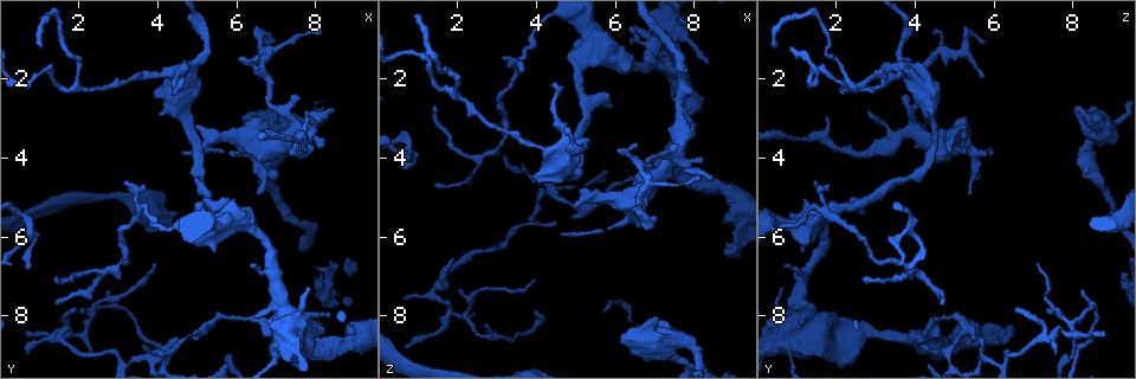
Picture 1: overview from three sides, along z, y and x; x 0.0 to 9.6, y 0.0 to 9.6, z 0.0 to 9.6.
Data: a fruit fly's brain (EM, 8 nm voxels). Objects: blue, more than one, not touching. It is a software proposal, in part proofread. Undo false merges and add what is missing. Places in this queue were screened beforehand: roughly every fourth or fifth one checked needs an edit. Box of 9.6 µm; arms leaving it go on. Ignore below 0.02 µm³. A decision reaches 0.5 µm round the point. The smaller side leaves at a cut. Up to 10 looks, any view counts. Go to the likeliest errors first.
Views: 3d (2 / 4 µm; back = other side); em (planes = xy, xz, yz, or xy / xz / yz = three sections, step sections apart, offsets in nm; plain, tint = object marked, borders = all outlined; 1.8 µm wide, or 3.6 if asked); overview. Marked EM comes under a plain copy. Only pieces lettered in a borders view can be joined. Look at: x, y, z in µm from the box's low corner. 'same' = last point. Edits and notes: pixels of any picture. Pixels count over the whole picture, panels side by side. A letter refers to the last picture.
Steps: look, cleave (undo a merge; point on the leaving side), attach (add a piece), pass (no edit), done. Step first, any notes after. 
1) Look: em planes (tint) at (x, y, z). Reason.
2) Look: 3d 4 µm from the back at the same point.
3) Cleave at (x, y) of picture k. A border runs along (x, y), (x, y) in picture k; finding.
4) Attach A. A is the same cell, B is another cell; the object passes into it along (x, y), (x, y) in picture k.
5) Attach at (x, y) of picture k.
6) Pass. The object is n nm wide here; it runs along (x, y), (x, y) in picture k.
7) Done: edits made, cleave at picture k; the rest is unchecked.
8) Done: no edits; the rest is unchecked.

Look: em planes (tint) at (1.40, 8.40, 7.45). Three-way junction.

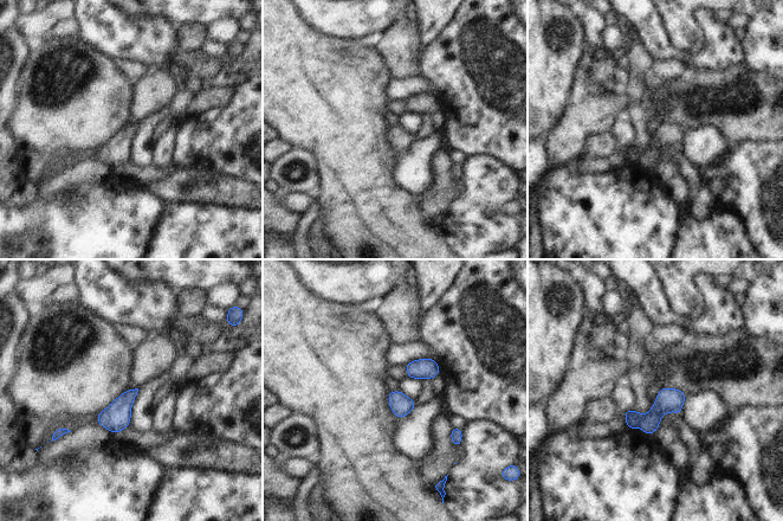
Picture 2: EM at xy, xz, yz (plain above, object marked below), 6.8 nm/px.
Look: em planes (borders) at the same point. See the neighbours.

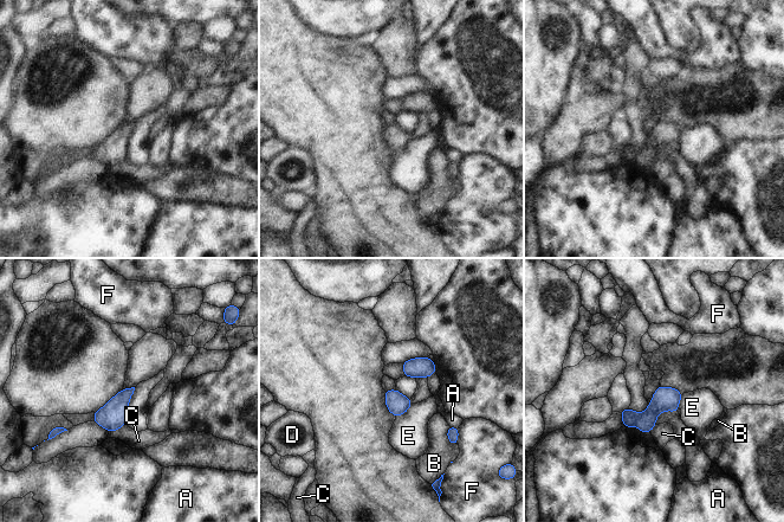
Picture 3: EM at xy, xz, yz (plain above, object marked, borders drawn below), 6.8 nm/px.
Cleave at (665, 398) of picture 3. The object is 150 nm wide here; the longest contact is with B, 150 nm; A, B, C, D, E and F are other cells; two cells meet here.

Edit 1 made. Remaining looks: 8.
Look: 3d 2 µm from the back at (8.85, 8.25, 6.45). Branch stops here.

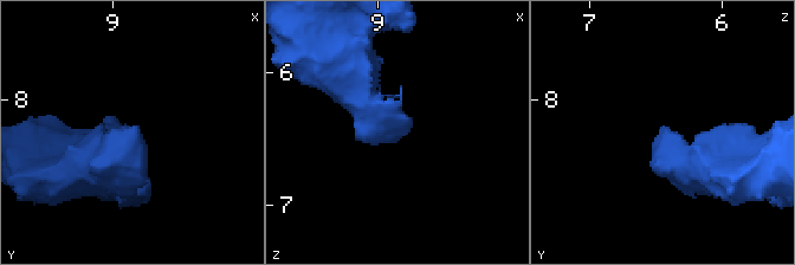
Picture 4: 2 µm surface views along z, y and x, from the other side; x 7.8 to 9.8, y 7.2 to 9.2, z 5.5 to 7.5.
Look: em planes (borders) at (8.82, 8.24, 6.48). Now the EM.

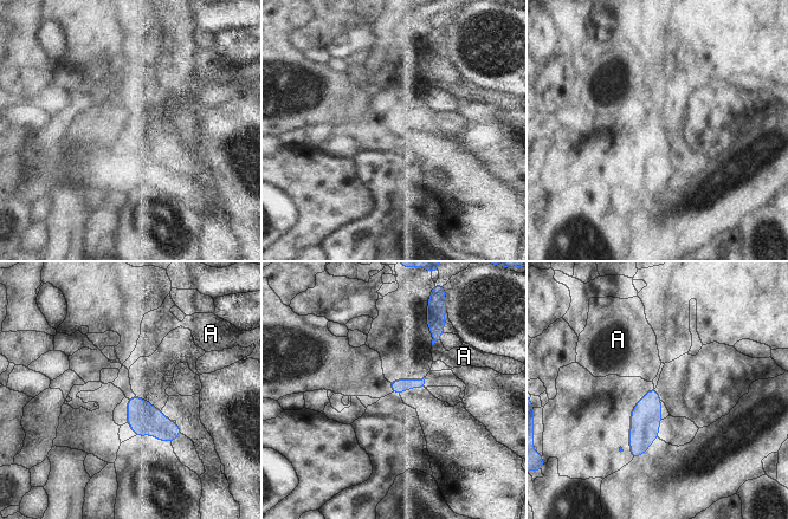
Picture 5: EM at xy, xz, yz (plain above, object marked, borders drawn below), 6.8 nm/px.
Pass. A is another cell; a border runs along (439, 338), (432, 345) in picture 5; none of them fits.

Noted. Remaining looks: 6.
Look: 3d 2 µm at (4.80, 8.40, 5.20). Narrows sharply.

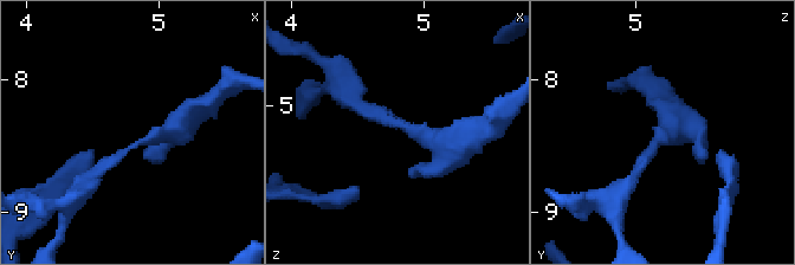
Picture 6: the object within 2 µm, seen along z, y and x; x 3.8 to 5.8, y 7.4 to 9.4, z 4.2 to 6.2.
Look: em planes (borders) at (4.82, 8.46, 5.14).

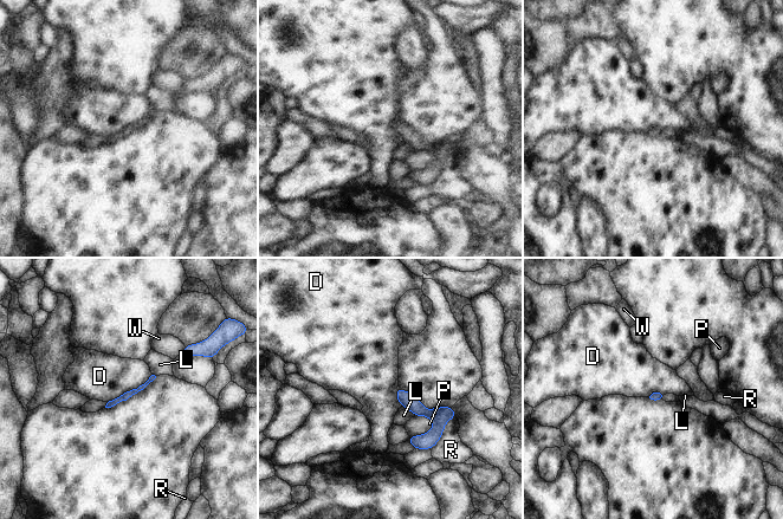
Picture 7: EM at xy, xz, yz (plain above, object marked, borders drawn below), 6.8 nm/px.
Pass. D, L, P, R and W are other cells; it runs along (399, 391), (435, 420), (428, 446) in picture 7; all the same cell.

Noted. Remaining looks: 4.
Look: 3d 4 µm at (7.60, 3.80, 1.95). Sudden change in width.

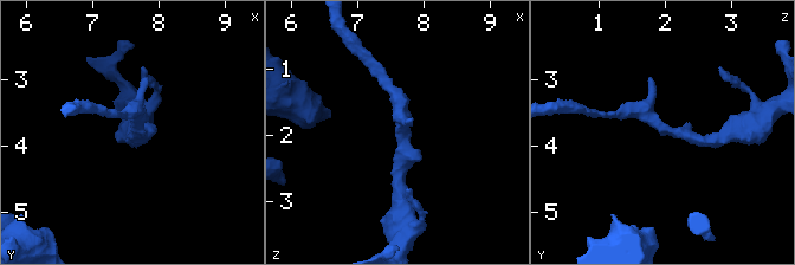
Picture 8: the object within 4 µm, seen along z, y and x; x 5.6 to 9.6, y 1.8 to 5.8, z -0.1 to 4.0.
Look: em xy step 8 (tint) at (7.65, 3.80, 2.00). Need the tissue.

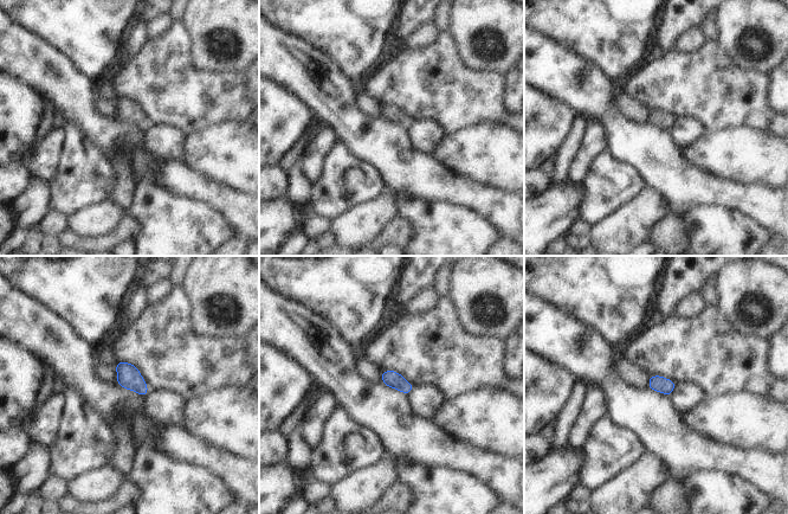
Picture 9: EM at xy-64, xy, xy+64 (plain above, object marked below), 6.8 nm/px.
Look: em yz step 16 (borders) at the same point. Cut it another way.

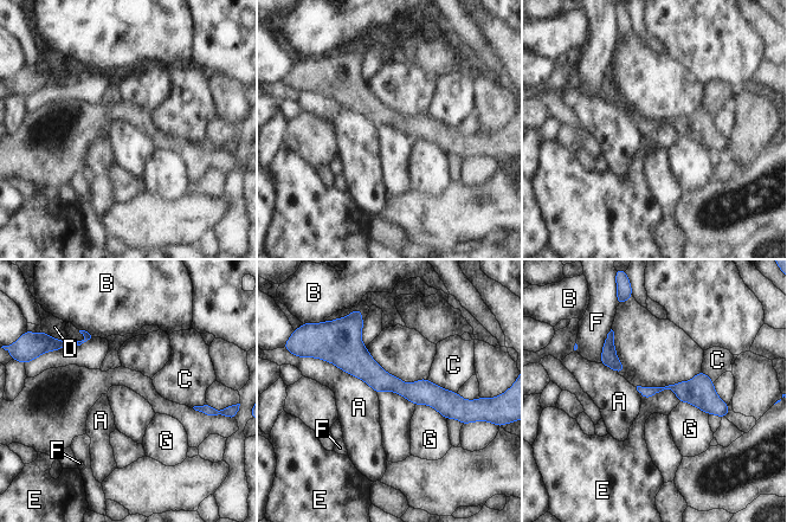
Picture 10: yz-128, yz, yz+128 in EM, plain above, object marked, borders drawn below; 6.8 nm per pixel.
Pass. A, B, C, D, E, F and G are other cells; it runs along (329, 355), (350, 355), (457, 413) in picture 10; continuous, no second cell.

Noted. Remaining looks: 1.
Done: edits made, cleave at picture 3; the rest is unchecked.

